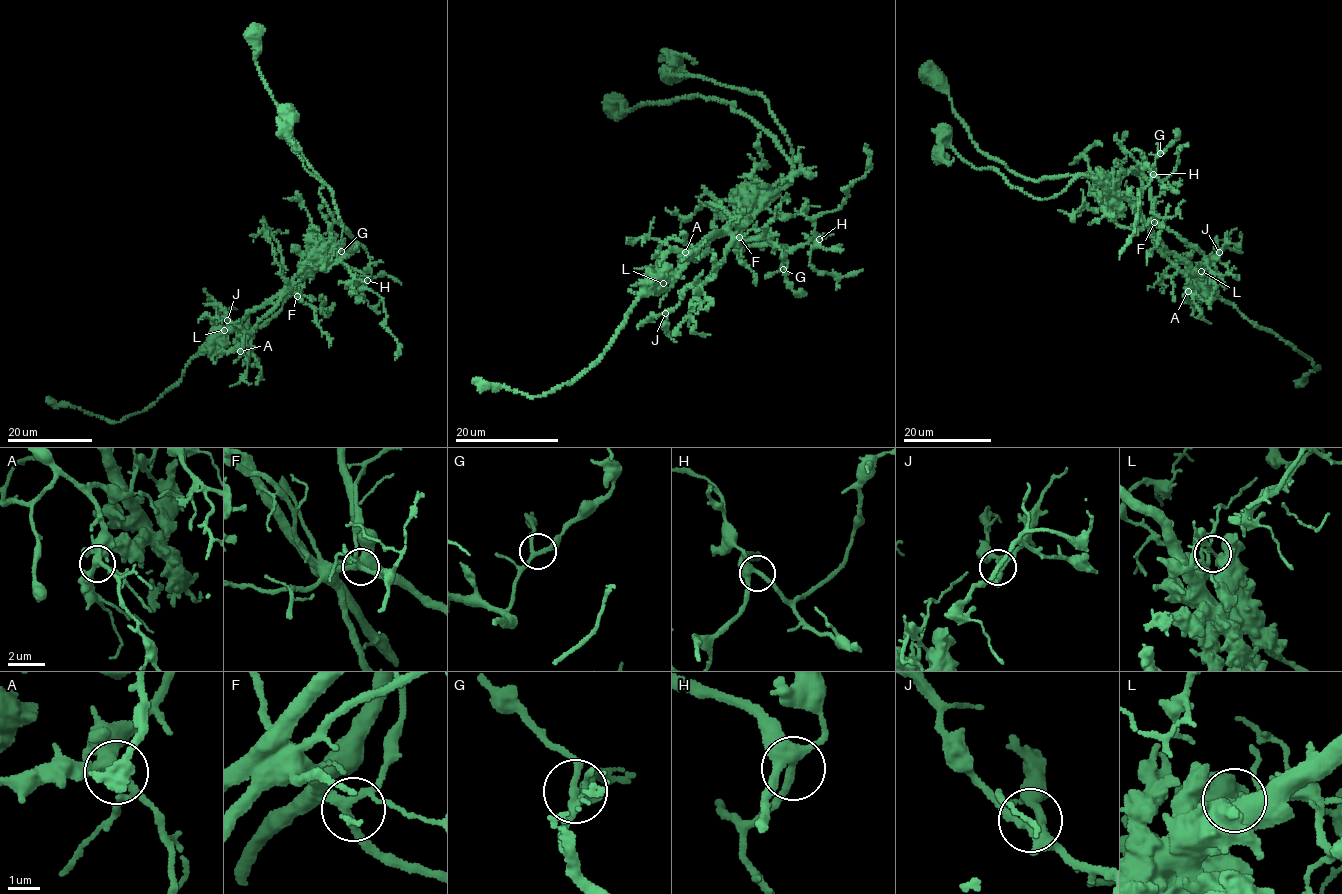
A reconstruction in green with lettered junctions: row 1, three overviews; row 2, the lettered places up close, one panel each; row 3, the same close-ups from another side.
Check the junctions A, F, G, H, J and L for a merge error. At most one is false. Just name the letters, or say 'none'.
L

